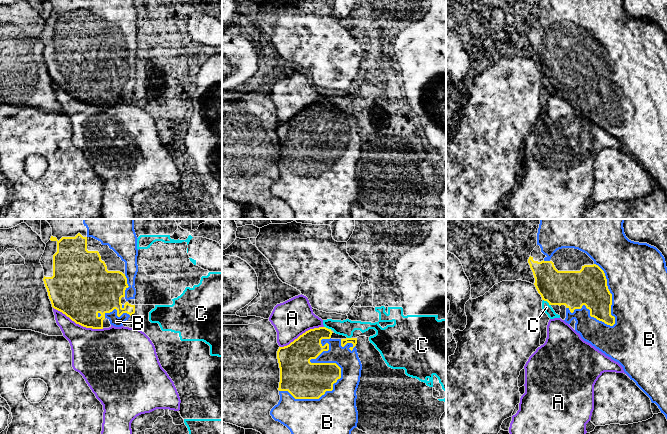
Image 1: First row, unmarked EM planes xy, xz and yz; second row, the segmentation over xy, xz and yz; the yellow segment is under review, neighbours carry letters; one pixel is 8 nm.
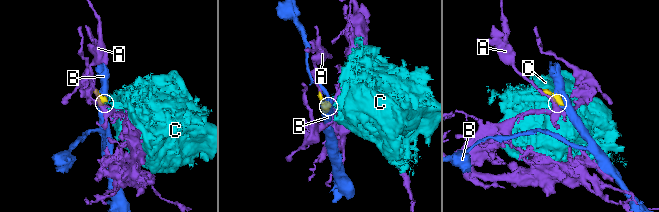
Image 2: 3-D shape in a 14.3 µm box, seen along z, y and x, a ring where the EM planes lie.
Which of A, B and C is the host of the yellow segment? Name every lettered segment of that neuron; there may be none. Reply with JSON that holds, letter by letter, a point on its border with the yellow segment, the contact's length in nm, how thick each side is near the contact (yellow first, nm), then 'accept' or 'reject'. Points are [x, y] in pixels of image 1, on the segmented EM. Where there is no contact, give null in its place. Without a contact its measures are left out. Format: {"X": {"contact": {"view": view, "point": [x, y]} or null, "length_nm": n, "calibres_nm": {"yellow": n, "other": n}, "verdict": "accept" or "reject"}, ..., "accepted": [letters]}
{"A": {"contact": {"view": "xy", "point": [78, 323]}, "length_nm": 440, "calibres_nm": {"yellow": 440, "other": 360}, "verdict": "reject"}, "B": {"contact": {"view": "xz", "point": [340, 369]}, "length_nm": 600, "calibres_nm": {"yellow": 280, "other": 220}, "verdict": "accept"}, "C": {"contact": {"view": "yz", "point": [547, 301]}, "length_nm": 80, "calibres_nm": {"yellow": 300, "other": 70}, "verdict": "reject"}, "accepted": ["B"]}

